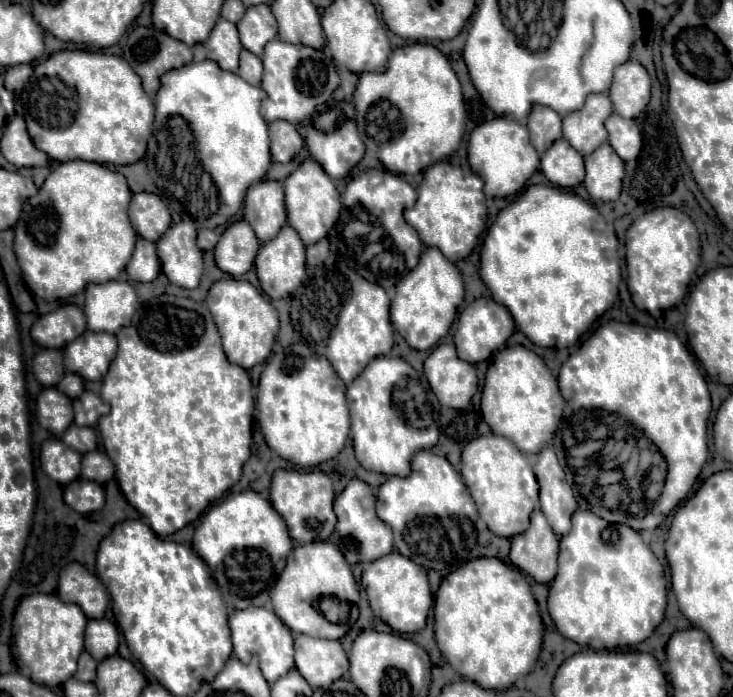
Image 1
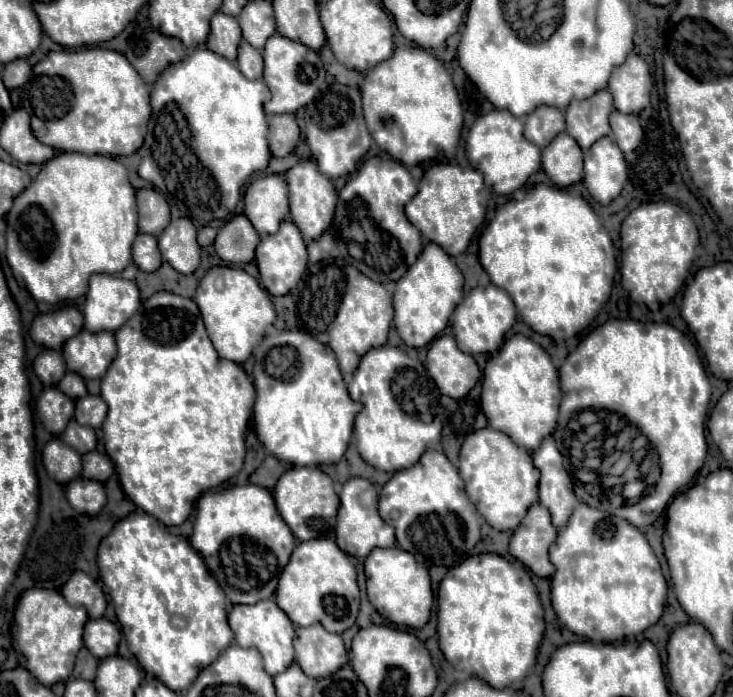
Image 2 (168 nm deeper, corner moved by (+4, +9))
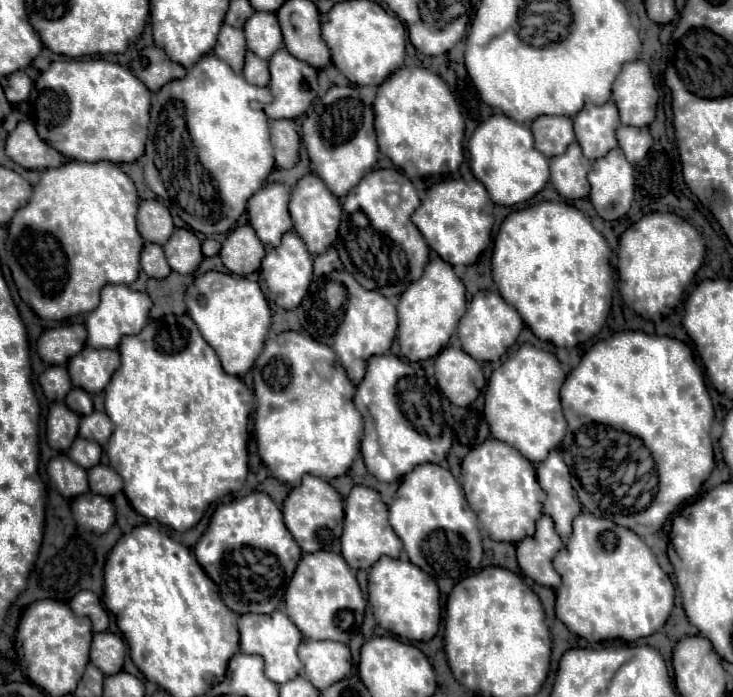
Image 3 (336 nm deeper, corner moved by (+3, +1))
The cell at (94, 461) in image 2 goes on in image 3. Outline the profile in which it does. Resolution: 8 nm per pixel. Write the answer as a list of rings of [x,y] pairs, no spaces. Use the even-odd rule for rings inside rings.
[[[99,464],[99,466],[89,468],[87,478],[89,478],[91,492],[97,492],[99,496],[105,496],[105,498],[115,496],[123,488],[121,476],[117,476],[117,472],[113,472],[113,468],[109,466]]]

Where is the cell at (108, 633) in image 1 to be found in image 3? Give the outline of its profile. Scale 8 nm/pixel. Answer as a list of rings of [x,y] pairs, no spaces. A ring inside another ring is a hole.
[[[97,632],[91,642],[91,662],[103,672],[113,674],[123,668],[125,658],[125,642],[121,636],[113,632]]]

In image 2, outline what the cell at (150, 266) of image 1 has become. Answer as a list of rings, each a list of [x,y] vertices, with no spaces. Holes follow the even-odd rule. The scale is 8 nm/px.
[[[138,234],[136,242],[132,246],[134,264],[144,272],[154,272],[162,264],[162,256],[156,244],[156,236],[152,234]]]

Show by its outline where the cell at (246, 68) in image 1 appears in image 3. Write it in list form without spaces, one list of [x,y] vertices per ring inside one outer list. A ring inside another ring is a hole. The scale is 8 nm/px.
[[[247,52],[245,56],[245,68],[243,76],[249,84],[253,86],[267,86],[269,84],[269,70],[267,70],[267,60],[261,60],[253,52]]]

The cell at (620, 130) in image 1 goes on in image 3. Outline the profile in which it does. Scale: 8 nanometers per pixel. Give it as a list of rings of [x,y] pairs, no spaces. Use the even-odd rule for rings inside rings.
[[[619,126],[617,128],[617,142],[619,148],[625,152],[625,158],[635,164],[643,160],[653,144],[653,138],[647,128],[629,128],[629,126]]]

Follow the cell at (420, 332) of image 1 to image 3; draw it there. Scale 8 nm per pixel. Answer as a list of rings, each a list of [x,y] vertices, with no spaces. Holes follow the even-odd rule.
[[[441,258],[429,260],[423,276],[407,286],[397,304],[397,342],[401,346],[401,354],[411,362],[437,356],[455,332],[461,316],[465,314],[465,306],[465,286],[453,272],[453,266],[445,264]]]

